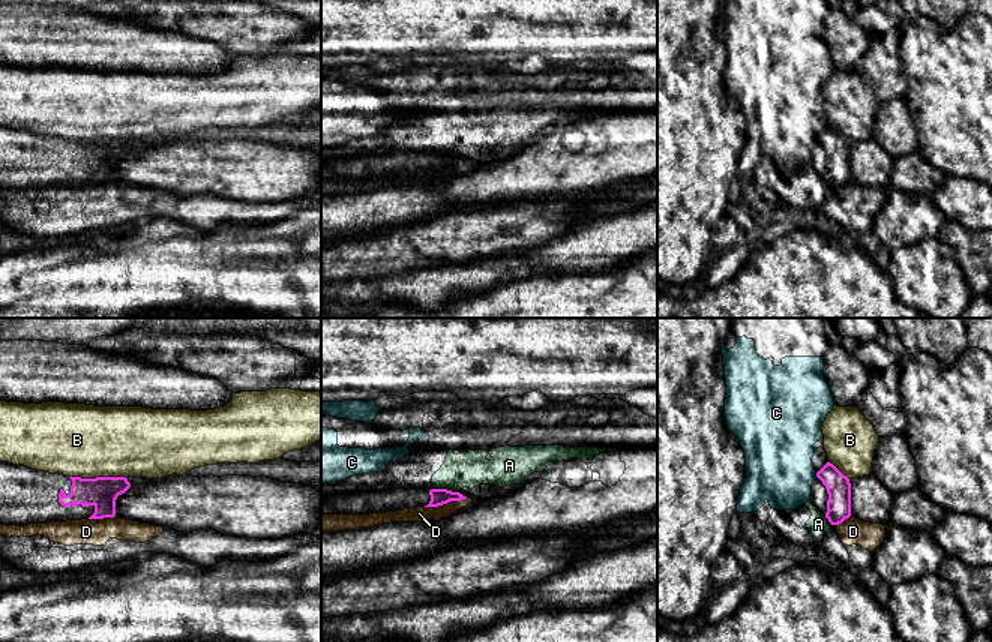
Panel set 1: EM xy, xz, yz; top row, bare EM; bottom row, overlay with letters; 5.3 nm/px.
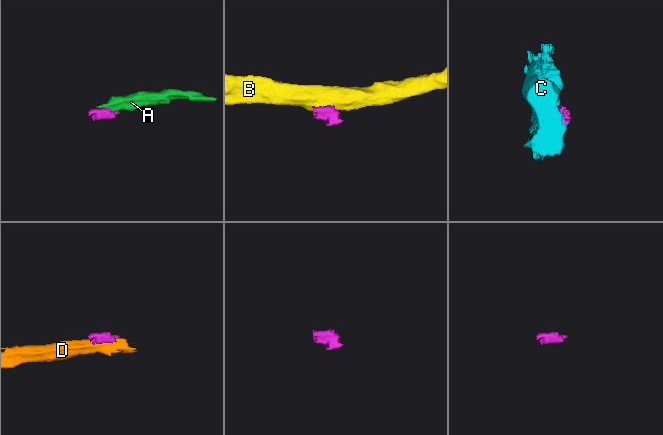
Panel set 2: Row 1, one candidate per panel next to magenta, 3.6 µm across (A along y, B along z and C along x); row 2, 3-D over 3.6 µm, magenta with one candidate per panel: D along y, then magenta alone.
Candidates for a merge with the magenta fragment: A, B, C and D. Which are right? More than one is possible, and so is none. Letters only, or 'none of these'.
none of these

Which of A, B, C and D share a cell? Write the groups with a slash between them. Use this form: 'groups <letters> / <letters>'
groups A / B / C / D

